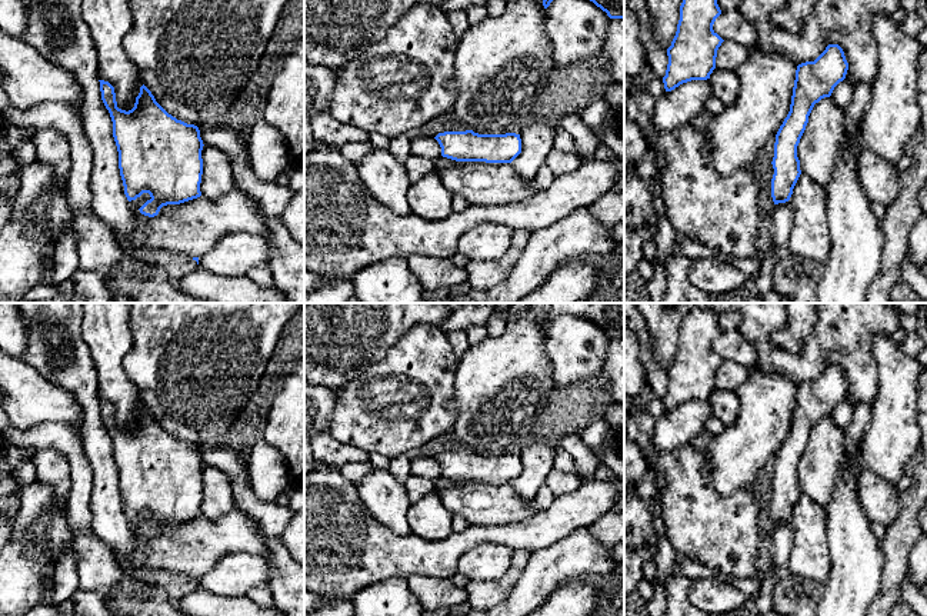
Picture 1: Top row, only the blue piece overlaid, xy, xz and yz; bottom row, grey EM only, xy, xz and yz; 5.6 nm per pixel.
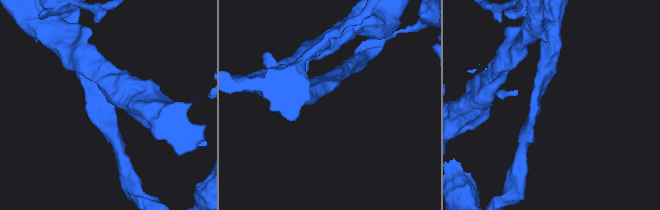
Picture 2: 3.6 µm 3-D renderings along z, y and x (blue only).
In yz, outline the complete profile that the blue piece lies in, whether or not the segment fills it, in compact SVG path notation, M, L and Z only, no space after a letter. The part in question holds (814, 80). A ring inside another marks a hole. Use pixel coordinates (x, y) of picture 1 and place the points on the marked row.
M828 44L814 60L797 66L791 104L776 134L771 179L774 204L786 203L801 174L797 146L816 103L830 97L834 87L846 79L848 63L838 44Z

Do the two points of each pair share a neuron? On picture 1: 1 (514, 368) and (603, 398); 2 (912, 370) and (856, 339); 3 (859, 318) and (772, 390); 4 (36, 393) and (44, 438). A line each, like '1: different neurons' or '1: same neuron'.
1: same neuron
2: different neurons
3: different neurons
4: different neurons

